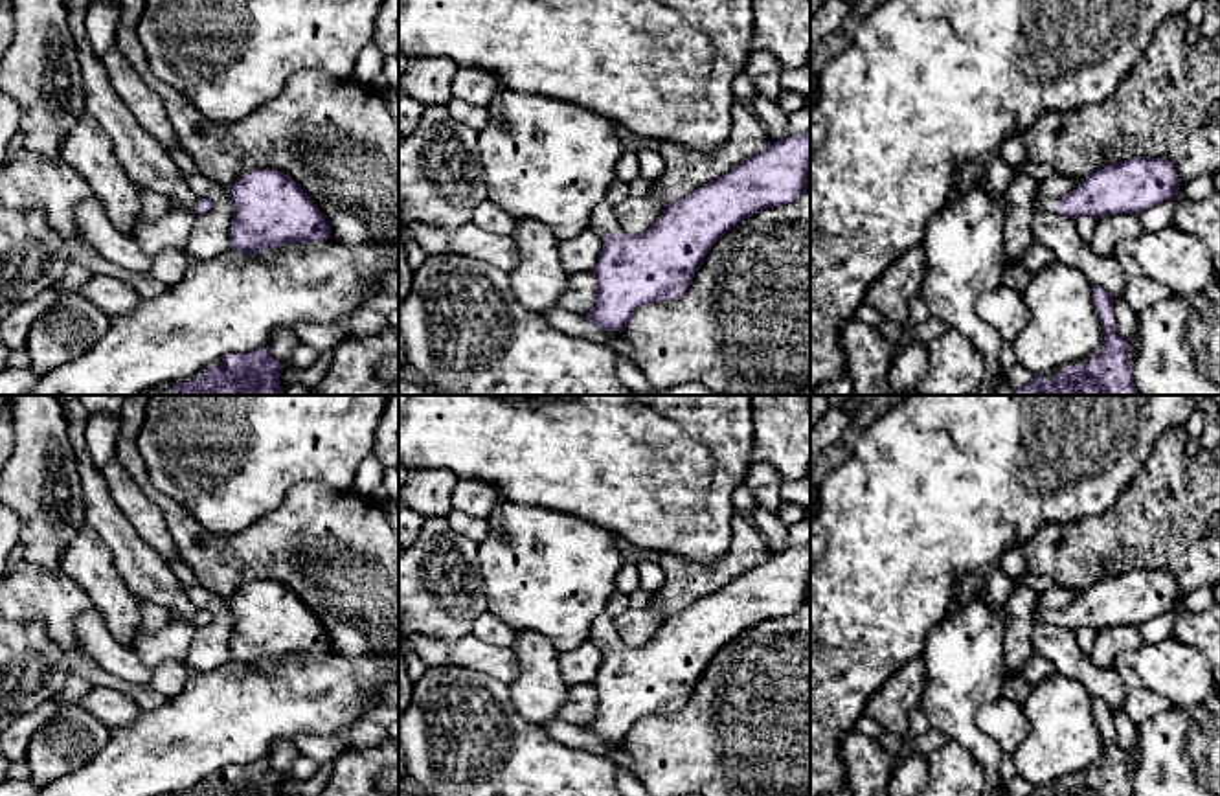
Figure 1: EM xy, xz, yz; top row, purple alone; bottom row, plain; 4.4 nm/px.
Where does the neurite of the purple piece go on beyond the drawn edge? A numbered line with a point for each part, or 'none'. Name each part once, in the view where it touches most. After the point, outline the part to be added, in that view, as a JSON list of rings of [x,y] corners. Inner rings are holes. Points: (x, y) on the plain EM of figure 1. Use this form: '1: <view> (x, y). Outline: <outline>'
1: xz (601, 633). Outline: [[[604,612],[592,623],[586,642],[599,647],[603,653],[606,647],[614,642],[617,642],[617,632],[614,627],[612,618],[608,618]]]

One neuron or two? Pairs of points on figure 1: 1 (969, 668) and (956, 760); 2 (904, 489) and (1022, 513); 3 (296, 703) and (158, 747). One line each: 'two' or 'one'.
1: two
2: one
3: one

